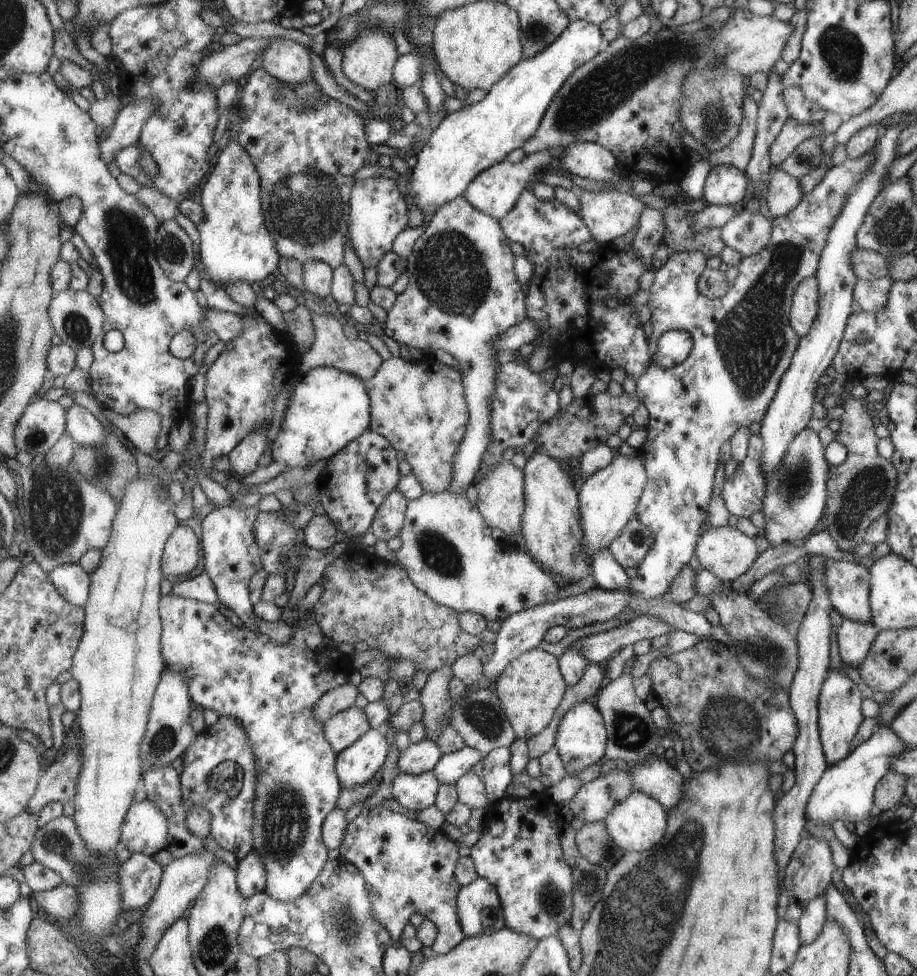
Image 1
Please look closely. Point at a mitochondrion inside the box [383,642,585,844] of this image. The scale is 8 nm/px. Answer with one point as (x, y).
(483, 716)

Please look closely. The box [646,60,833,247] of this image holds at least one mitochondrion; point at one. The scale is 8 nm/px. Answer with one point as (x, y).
(713, 116)

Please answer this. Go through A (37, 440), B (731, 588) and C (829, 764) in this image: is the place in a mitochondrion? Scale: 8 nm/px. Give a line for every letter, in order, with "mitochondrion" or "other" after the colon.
A: mitochondrion
B: other
C: other

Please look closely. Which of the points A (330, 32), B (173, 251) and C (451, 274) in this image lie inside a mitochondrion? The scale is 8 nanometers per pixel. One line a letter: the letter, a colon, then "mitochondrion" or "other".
A: other
B: mitochondrion
C: mitochondrion

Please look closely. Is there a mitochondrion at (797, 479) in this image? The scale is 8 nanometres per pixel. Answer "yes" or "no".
yes

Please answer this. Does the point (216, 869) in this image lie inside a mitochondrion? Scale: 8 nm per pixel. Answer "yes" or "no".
no

